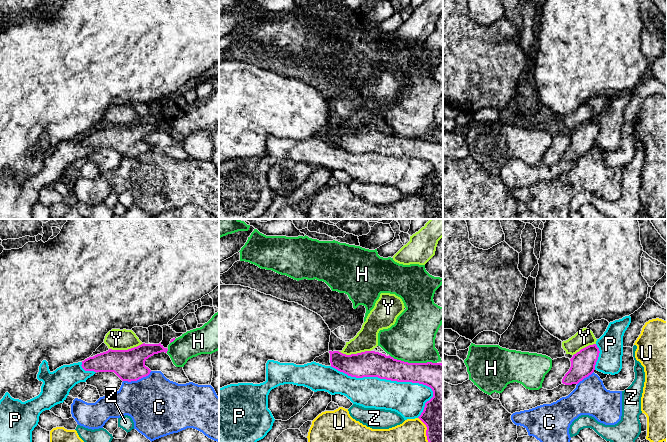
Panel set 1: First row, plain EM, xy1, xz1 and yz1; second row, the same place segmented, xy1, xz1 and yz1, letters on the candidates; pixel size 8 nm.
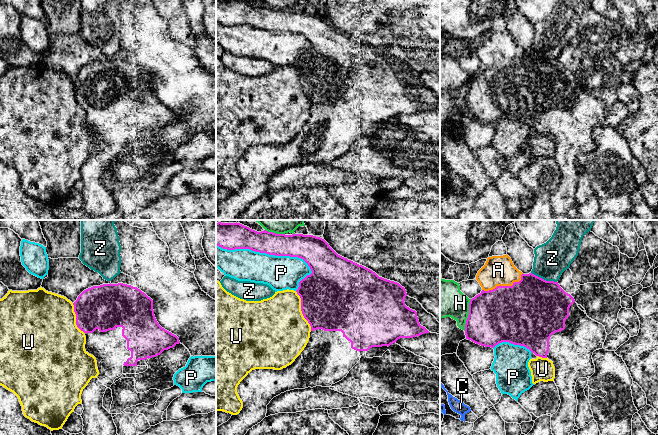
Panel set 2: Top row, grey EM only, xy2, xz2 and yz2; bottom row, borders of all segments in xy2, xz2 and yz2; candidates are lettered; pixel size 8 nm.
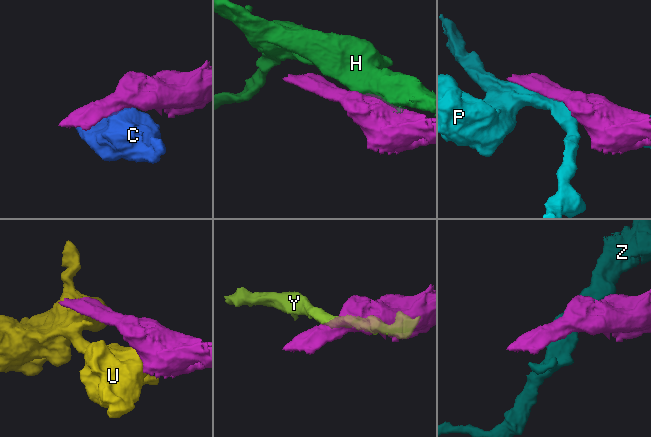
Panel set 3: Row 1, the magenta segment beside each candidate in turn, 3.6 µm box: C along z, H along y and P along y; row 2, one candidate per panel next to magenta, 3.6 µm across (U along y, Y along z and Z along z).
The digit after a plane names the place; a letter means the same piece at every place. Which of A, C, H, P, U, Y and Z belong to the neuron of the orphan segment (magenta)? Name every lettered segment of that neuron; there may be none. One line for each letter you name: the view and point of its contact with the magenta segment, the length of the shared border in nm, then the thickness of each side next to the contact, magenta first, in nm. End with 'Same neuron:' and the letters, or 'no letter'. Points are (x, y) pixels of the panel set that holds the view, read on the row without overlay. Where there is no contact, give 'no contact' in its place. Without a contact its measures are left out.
Same neuron: no letter

